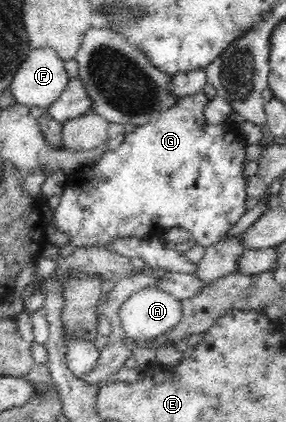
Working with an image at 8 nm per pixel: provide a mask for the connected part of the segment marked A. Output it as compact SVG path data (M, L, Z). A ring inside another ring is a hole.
M149 286L131 294L119 315L127 337L147 341L169 332L183 318L183 307L168 291Z

